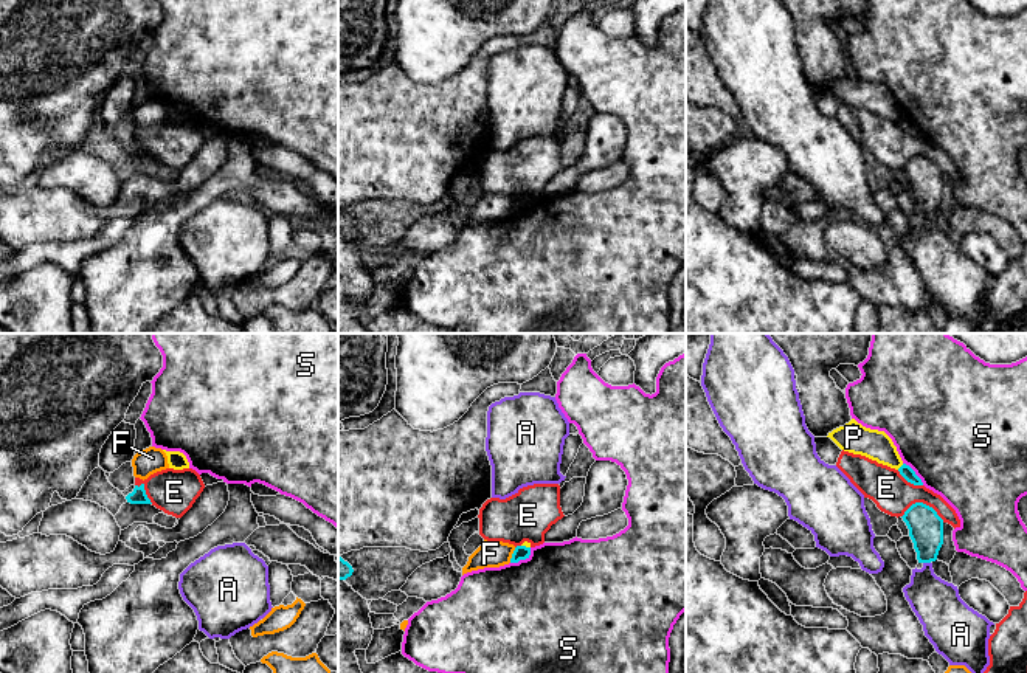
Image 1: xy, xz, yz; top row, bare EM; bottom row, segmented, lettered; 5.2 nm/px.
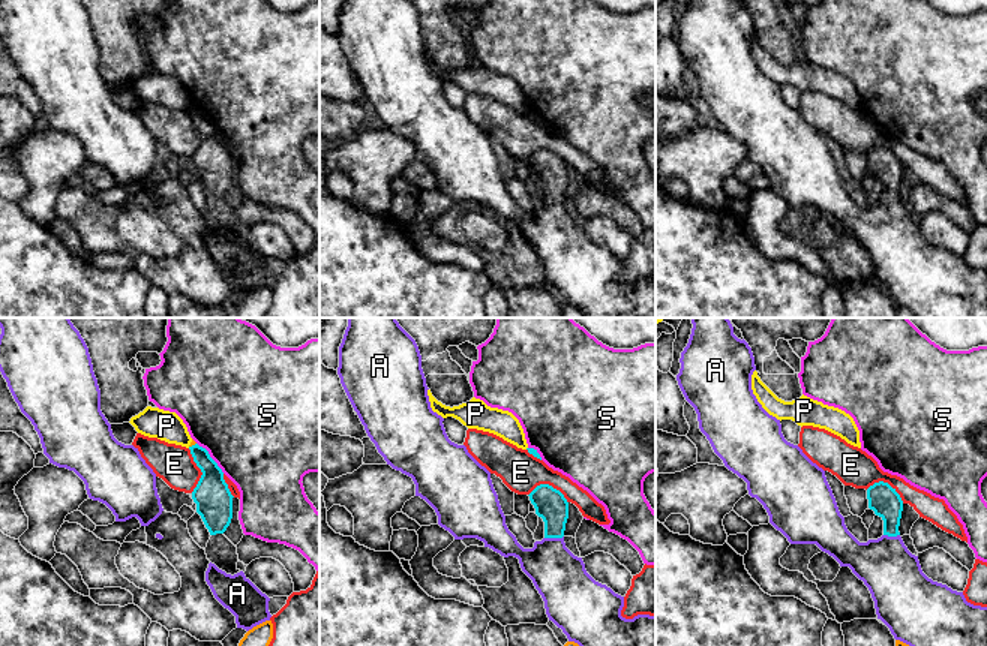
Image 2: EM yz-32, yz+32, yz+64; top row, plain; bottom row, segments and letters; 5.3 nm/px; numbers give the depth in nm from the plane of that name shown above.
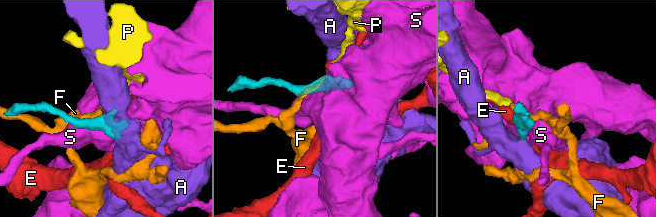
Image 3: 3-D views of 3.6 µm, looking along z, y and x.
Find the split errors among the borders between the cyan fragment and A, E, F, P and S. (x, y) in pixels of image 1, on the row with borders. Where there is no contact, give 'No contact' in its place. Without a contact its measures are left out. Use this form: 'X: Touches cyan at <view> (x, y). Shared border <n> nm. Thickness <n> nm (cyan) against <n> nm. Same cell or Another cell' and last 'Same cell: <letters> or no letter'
A: Touches cyan at yz (926, 562). Shared border 40 nm. Thickness 180 nm (cyan) against 240 nm. Same cell
E: Touches cyan at yz (922, 503). Shared border 220 nm. Thickness 180 nm (cyan) against 200 nm. Another cell
F: Touches cyan at xz (512, 555). Shared border 90 nm. Thickness 80 nm (cyan) against 140 nm. Another cell
P: Touches cyan at yz (902, 465). Shared border 50 nm. Thickness 70 nm (cyan) against 160 nm. Another cell
S: Touches cyan at xz (523, 559). Shared border 140 nm. Thickness 80 nm (cyan) against 500 nm. Another cell
Same cell: A

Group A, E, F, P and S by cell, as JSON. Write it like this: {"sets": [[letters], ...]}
{"sets": [["A"], ["E"], ["F"], ["P"], ["S"]]}

